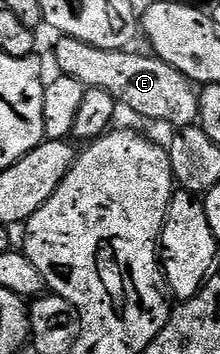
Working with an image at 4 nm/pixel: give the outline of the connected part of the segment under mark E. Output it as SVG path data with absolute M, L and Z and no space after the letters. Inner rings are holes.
M60 35L56 43L56 71L66 77L74 77L74 81L82 81L84 87L97 87L106 89L110 97L116 99L121 108L129 107L136 115L144 119L161 119L169 123L172 129L183 129L193 126L200 114L200 97L197 88L178 69L166 65L155 55L145 53L139 55L133 49L123 51L111 51L110 49L98 49L94 45L86 45L86 41L78 41L69 35Z

